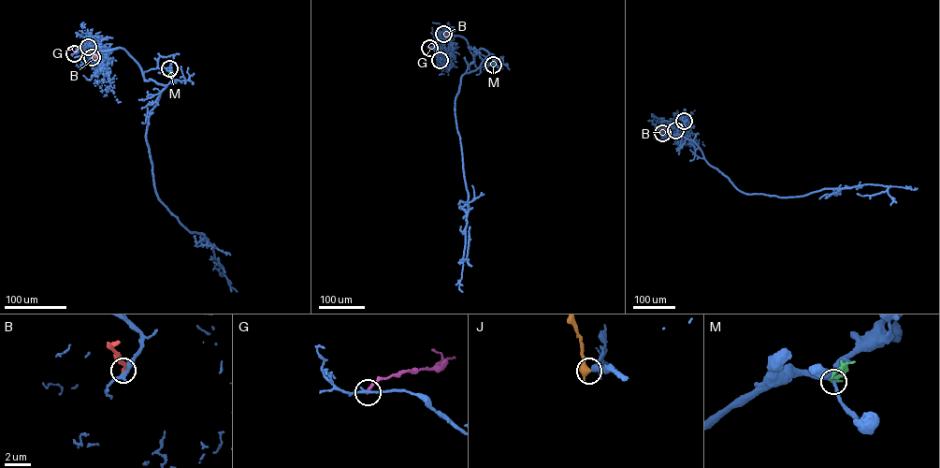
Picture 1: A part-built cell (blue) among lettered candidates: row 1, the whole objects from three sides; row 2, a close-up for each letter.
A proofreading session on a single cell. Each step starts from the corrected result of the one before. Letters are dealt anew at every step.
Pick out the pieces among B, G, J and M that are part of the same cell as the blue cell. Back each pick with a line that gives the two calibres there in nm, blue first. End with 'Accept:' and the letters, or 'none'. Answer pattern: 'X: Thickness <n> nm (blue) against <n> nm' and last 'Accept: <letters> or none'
J: Thickness 340 nm (blue) against 550 nm
Accept: J

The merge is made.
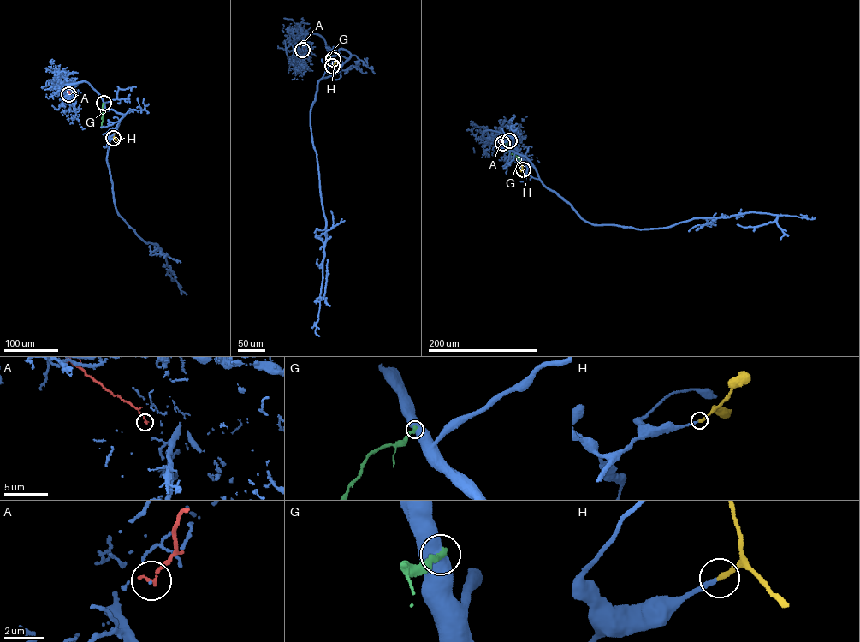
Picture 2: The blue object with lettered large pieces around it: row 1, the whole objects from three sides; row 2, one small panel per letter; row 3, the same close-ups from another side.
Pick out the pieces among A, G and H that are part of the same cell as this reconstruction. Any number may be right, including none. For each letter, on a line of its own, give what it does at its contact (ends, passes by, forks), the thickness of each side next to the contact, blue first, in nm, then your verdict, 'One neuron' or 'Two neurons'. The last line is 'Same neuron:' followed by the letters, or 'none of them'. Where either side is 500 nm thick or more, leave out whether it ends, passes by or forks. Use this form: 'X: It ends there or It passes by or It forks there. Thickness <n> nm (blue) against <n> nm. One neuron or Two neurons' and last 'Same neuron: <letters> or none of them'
A: It ends there. Thickness 40 nm (blue) against 160 nm. Two neurons
G: Thickness 950 nm (blue) against 280 nm. Two neurons
H: It ends there. Thickness 190 nm (blue) against 240 nm. One neuron
Same neuron: H

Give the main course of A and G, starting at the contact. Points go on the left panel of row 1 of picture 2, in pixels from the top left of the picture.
A: (68, 94), (67, 85), (69, 83)
G: (103, 103), (101, 127)

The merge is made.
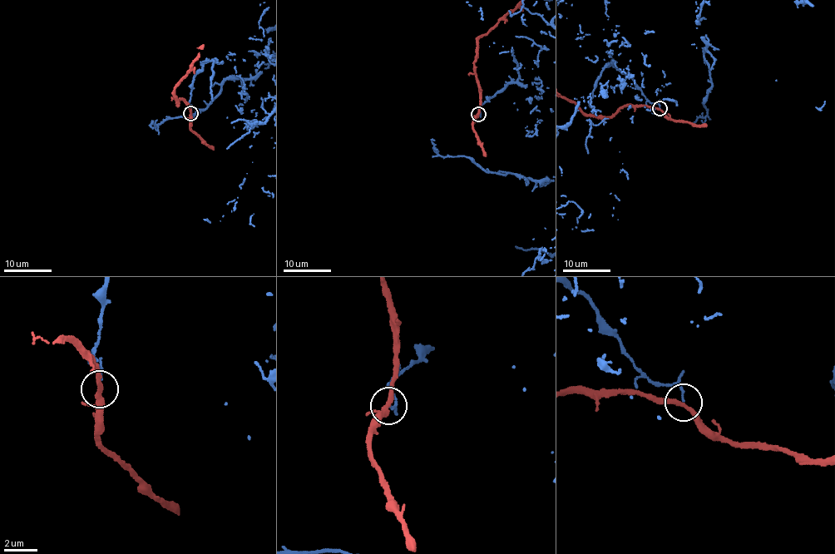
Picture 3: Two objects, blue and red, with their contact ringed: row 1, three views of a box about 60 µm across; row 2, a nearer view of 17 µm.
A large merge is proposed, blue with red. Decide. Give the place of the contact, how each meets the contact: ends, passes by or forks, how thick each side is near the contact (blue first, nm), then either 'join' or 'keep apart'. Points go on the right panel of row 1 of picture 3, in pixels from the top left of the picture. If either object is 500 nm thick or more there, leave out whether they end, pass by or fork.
place (659, 108); blue ends; red forks; calibres 120 and 240 nm; keep apart

